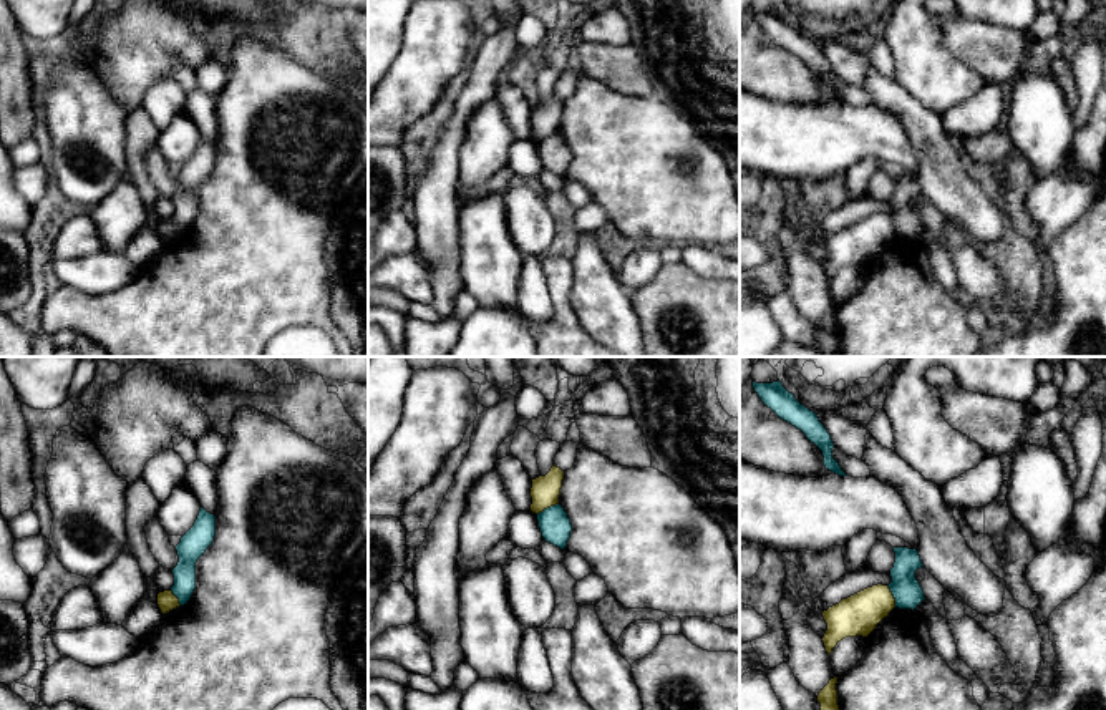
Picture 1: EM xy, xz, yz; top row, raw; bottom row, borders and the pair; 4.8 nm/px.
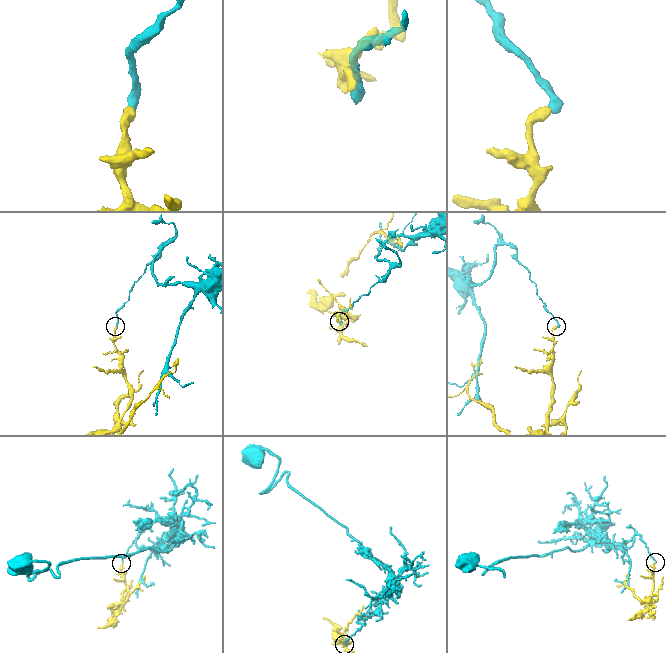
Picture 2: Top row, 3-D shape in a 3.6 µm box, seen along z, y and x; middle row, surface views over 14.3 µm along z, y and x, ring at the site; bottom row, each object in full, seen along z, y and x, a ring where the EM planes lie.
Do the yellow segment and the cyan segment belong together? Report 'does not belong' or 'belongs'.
does not belong

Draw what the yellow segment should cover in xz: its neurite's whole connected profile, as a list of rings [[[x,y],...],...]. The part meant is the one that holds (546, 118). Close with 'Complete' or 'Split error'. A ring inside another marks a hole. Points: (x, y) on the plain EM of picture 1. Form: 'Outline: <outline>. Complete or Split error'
Outline: [[[555,93],[546,105],[532,108],[531,116],[531,139],[539,143],[544,138],[559,133],[559,123],[562,116],[564,100]]]. Complete

